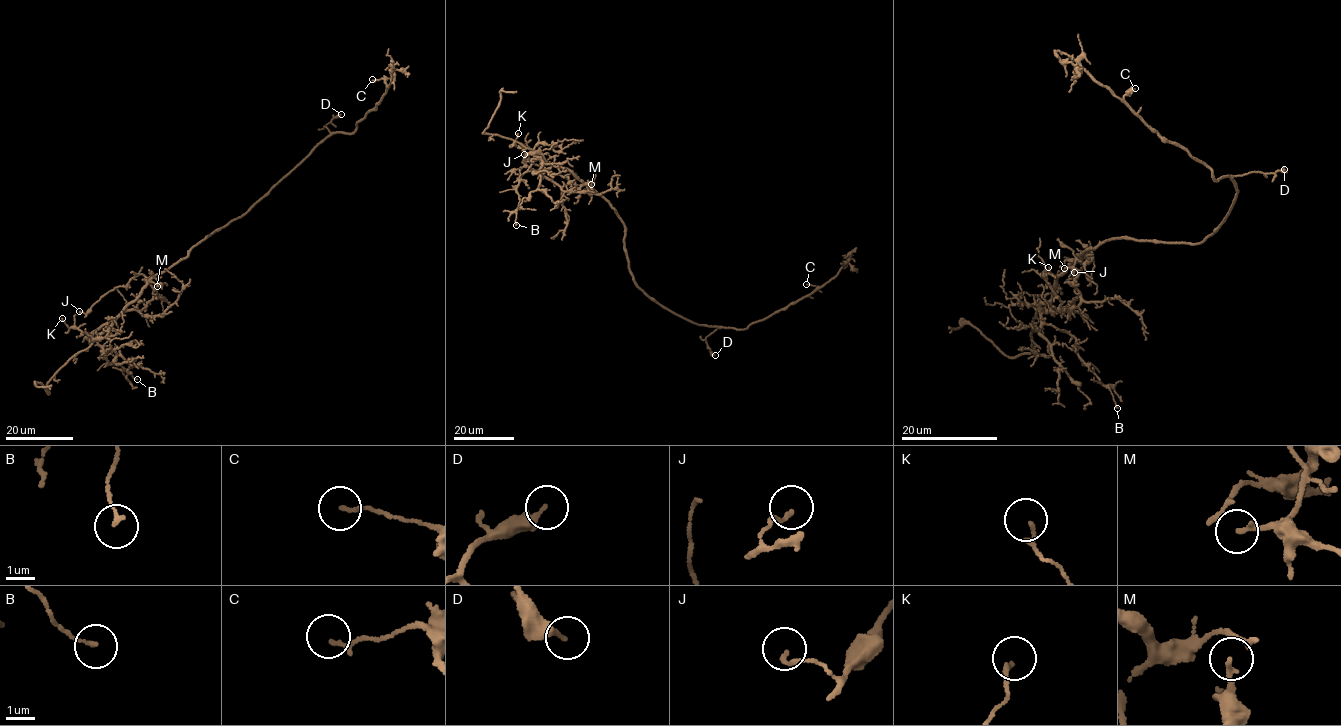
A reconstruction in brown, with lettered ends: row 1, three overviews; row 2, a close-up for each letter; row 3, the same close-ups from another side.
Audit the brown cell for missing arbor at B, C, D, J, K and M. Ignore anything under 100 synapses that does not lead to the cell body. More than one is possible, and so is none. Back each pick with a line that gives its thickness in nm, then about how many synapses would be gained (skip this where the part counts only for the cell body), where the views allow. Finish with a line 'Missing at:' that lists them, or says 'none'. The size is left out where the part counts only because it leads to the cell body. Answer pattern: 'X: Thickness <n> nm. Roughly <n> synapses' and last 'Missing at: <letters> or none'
Missing at: none

